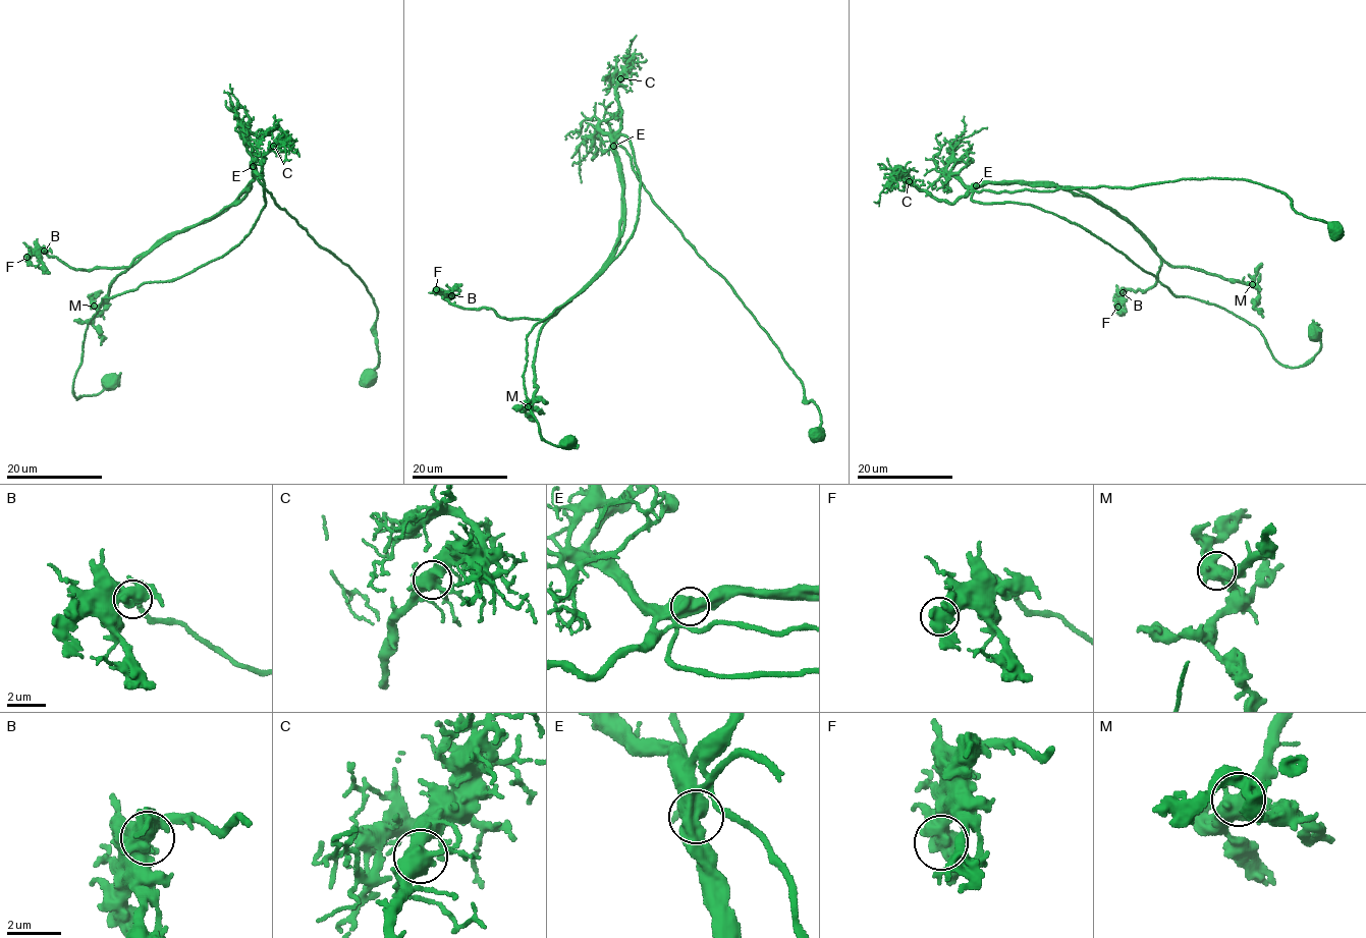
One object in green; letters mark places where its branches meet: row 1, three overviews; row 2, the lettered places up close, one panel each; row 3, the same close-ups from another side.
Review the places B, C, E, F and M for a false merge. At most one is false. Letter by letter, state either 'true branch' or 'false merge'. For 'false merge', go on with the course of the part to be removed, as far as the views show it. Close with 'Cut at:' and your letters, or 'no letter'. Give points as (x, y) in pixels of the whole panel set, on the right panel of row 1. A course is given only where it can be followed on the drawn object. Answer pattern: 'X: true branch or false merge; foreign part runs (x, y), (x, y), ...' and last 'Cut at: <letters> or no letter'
B: true branch
C: true branch
E: false merge; foreign part runs (976, 185), (979, 203), (1076, 222), (1173, 294), (1224, 308), (1281, 365), (1318, 351), (1312, 320)
F: true branch
M: true branch
Cut at: E

